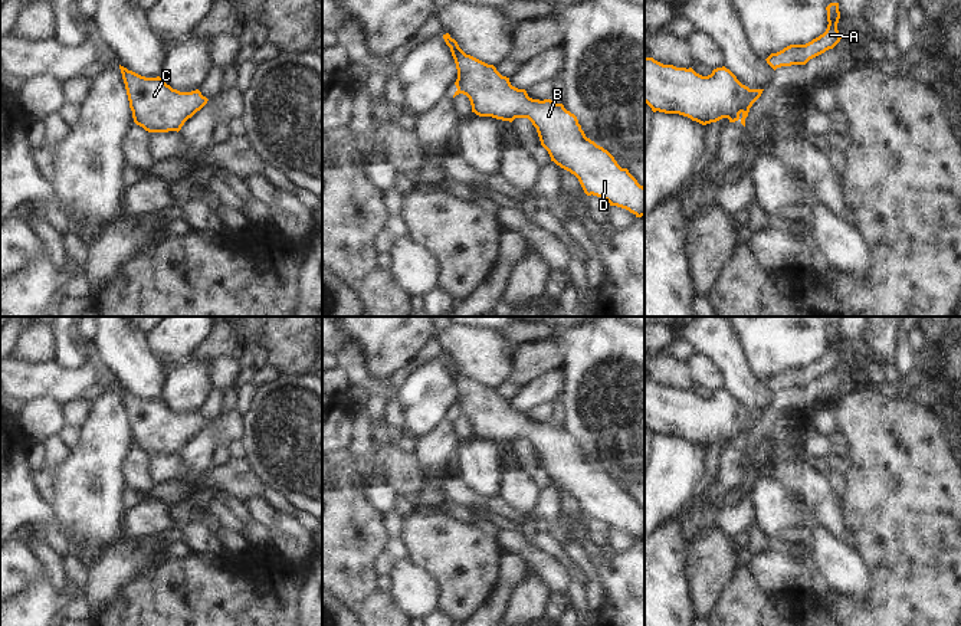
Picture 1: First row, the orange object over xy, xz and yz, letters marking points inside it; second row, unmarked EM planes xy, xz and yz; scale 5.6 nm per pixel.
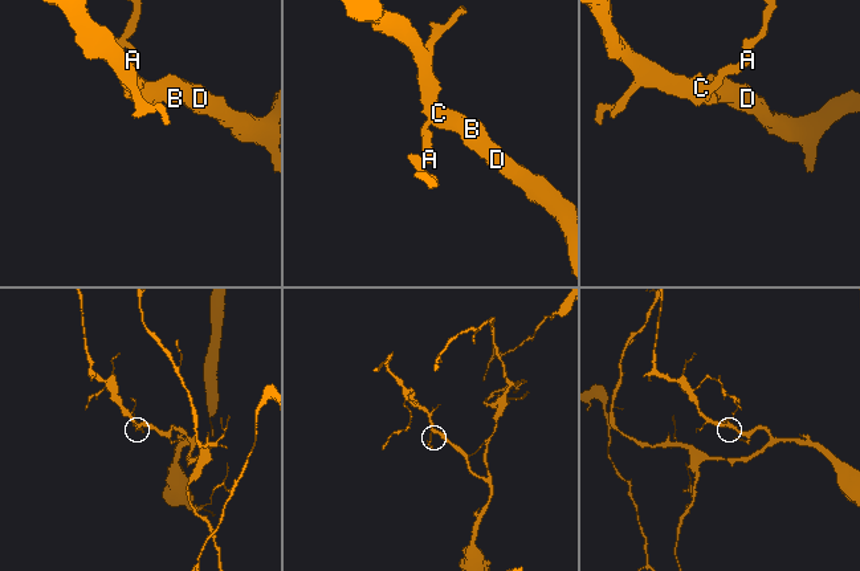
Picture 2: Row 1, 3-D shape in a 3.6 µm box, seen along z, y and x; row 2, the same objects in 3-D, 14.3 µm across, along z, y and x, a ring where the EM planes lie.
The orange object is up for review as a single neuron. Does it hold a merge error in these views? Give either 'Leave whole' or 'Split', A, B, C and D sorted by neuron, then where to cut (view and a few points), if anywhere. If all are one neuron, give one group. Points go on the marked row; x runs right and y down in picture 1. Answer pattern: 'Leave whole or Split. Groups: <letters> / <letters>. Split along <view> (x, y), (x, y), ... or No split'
Split. Groups: A / B C D. Split along yz (748, 89), (753, 102).

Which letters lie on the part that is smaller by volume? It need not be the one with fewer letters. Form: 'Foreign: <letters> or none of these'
Foreign: A

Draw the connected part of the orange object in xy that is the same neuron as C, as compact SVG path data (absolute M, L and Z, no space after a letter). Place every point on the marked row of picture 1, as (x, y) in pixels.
M121 65L119 69L132 118L148 132L178 132L184 122L209 101L199 89L180 92L160 76L145 78Z

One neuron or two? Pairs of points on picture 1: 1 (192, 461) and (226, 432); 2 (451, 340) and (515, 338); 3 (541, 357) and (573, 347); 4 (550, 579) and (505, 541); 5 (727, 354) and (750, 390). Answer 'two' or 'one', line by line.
1: one
2: two
3: two
4: one
5: one

